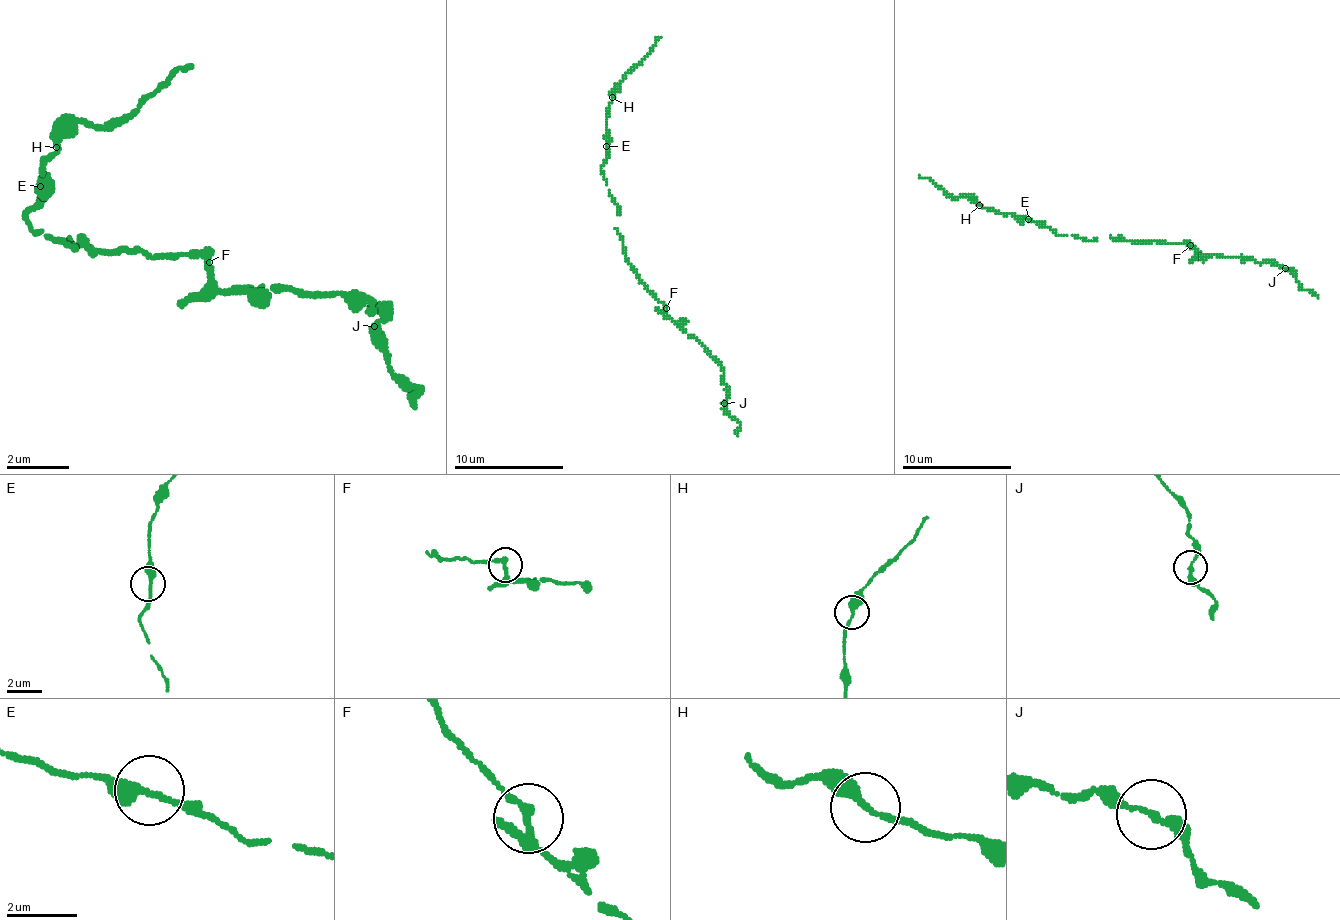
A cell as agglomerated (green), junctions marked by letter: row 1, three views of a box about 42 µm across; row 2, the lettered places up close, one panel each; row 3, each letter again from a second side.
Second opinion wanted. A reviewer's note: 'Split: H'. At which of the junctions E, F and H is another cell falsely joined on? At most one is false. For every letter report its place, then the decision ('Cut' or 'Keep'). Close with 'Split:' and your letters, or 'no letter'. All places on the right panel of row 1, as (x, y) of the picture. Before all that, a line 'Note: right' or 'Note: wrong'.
Note: wrong
E: Place: (1028, 219). Keep
F: Place: (1190, 245). Keep
H: Place: (979, 205). Keep
Split: no letter

